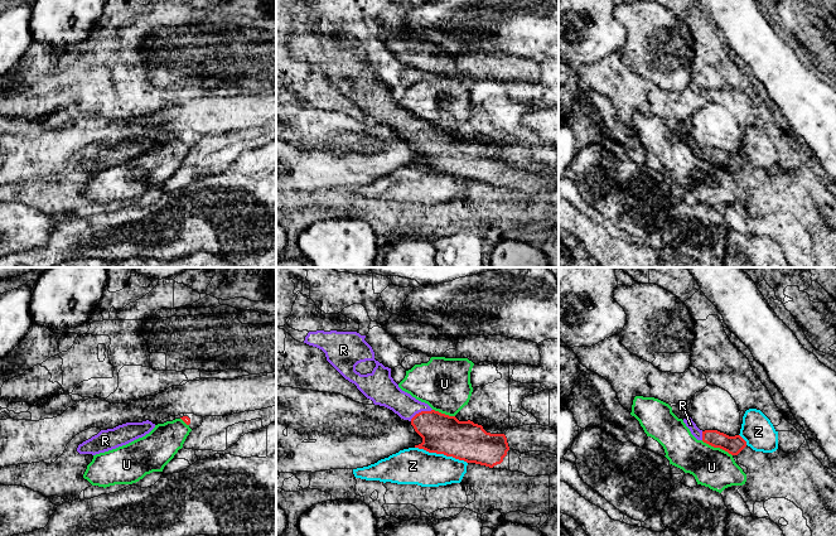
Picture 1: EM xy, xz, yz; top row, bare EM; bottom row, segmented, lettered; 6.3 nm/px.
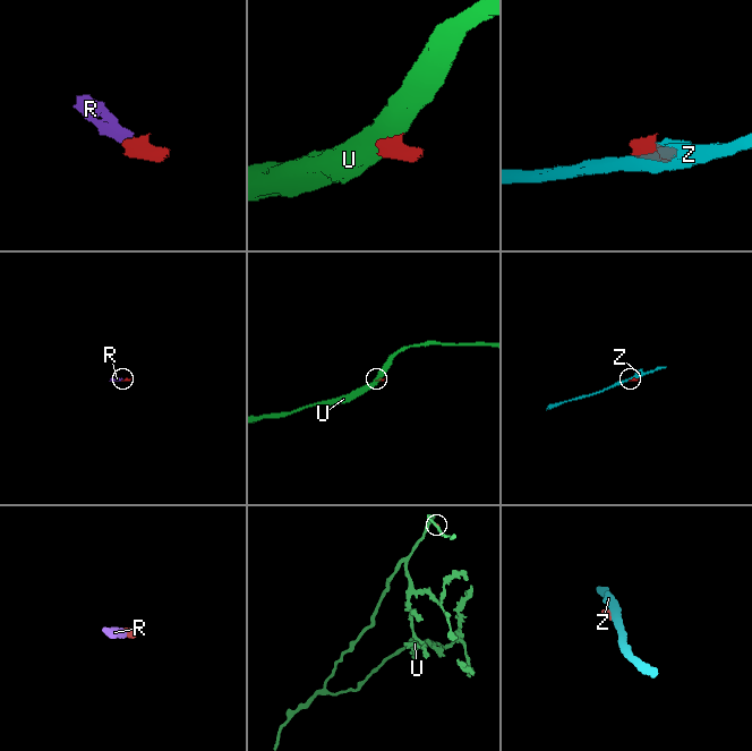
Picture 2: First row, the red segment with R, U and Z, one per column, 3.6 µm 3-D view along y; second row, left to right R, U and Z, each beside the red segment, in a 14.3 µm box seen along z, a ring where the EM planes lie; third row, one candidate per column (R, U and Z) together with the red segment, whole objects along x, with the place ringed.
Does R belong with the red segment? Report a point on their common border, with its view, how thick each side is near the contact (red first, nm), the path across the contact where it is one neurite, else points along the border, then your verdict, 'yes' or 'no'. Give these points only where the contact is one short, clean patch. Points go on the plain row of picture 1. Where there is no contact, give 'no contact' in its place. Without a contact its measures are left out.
meets red in xz at (421, 129); 260 nm thick on the red side, 170 nm on the other; runs through xz (441, 151), (421, 129), (409, 126), (387, 111); yes

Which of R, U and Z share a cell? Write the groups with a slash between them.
R / U / Z

